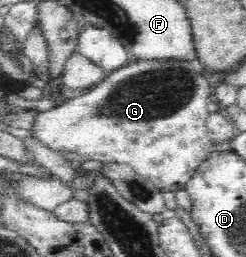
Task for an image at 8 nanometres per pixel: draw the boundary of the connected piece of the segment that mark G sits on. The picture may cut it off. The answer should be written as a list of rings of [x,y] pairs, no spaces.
[[[131,57],[131,61],[123,67],[107,73],[106,77],[98,81],[93,87],[87,88],[83,95],[74,98],[69,98],[62,104],[51,108],[47,111],[37,113],[35,117],[34,127],[31,129],[31,136],[41,142],[43,146],[55,151],[75,152],[84,156],[86,159],[101,161],[102,163],[121,163],[121,165],[131,165],[131,169],[138,173],[148,184],[153,184],[157,190],[161,192],[179,191],[186,189],[186,185],[195,175],[195,171],[199,169],[199,165],[209,157],[212,153],[213,142],[209,138],[207,132],[206,119],[210,114],[208,104],[213,96],[214,80],[209,77],[203,65],[195,59],[195,61],[182,61],[182,59],[153,59],[145,61]]]

